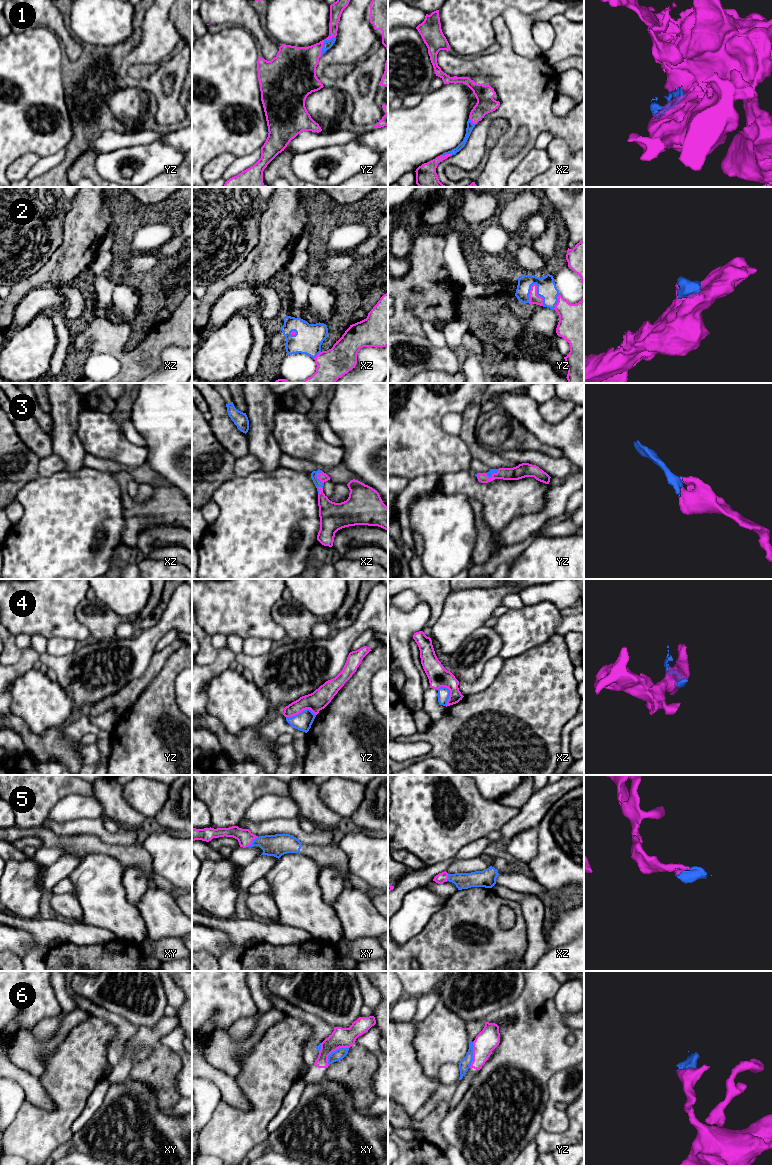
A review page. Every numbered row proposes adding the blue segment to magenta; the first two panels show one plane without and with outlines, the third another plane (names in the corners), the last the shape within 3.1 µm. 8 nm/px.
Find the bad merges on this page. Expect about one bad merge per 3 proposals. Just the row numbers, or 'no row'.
4, 6

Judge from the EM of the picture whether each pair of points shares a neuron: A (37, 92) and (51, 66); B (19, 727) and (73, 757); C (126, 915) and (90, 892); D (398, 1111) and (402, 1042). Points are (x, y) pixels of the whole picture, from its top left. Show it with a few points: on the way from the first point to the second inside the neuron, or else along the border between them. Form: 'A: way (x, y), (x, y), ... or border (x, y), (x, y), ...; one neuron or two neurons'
A: way (37, 86), (37, 80), (45, 72); one neuron
B: way (32, 740), (40, 747), (57, 747), (60, 749); one neuron
C: way (117, 914), (99, 898); one neuron
D: border (398, 1103), (413, 1117); two neurons

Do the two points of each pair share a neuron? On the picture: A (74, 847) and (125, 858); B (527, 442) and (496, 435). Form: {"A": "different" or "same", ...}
{"A": "same", "B": "same"}

